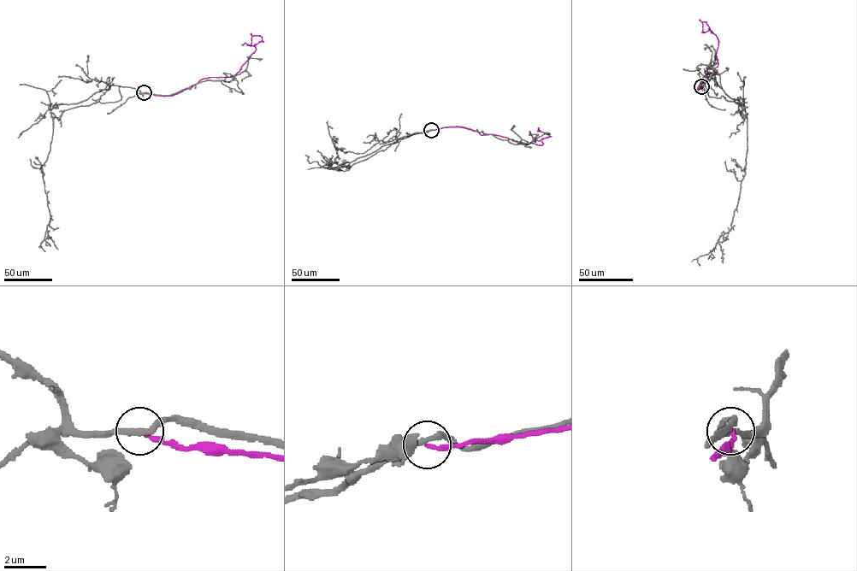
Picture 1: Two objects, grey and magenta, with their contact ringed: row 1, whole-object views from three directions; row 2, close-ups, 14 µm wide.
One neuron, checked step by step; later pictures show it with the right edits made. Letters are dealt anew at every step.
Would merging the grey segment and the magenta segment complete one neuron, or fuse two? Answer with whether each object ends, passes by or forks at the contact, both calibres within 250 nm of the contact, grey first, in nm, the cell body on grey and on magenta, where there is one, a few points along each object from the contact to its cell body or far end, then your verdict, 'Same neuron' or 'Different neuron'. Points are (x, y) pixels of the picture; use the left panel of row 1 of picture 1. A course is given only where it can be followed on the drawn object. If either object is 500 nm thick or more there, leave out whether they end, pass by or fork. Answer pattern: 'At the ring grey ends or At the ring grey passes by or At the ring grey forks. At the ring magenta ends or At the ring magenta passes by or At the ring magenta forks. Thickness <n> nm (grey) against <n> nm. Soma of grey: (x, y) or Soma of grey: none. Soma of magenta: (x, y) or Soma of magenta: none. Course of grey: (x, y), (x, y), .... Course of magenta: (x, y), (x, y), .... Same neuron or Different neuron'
At the ring grey passes by. At the ring magenta ends. Thickness 280 nm (grey) against 200 nm. Soma of grey: none. Soma of magenta: none. Course of grey: (144, 92), (111, 85), (77, 103), (52, 106), (50, 150), (42, 166), (50, 219), (40, 243), (44, 251). Course of magenta: (144, 92), (170, 96), (203, 79), (231, 77), (256, 50), (253, 45), (262, 37), (253, 35), (250, 44). Different neuron

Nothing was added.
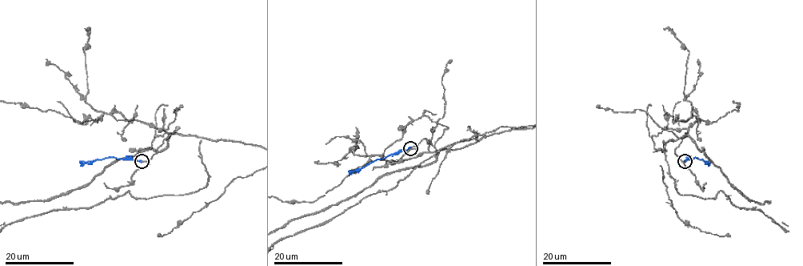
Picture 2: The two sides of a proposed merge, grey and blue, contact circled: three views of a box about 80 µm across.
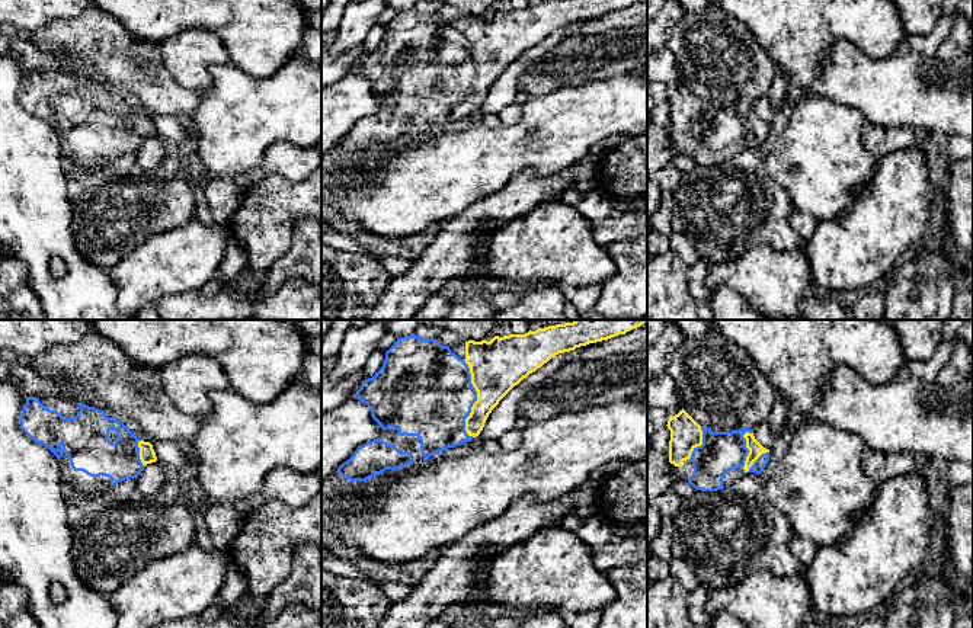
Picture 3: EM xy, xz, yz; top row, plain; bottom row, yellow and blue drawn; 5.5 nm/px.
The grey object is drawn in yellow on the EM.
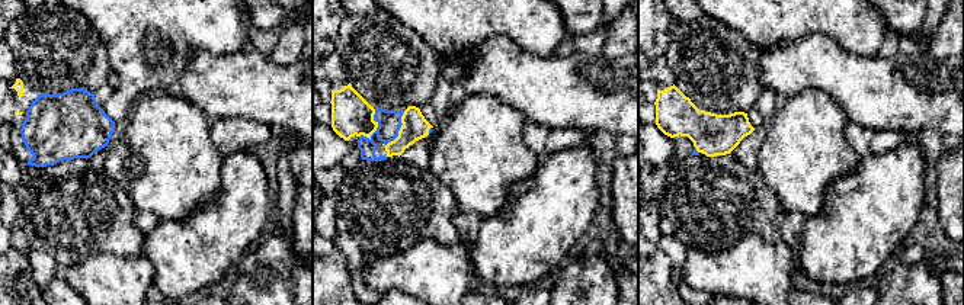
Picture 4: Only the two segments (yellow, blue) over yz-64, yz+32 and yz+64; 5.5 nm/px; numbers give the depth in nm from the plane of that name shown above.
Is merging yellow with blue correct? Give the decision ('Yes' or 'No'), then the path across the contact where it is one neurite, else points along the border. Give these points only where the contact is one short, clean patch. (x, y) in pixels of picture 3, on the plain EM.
Yes

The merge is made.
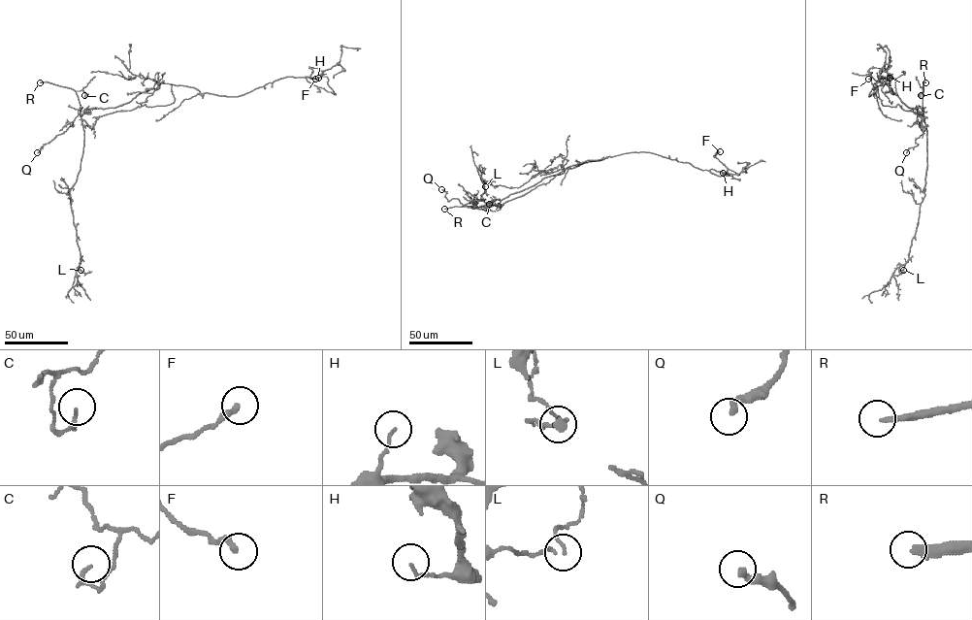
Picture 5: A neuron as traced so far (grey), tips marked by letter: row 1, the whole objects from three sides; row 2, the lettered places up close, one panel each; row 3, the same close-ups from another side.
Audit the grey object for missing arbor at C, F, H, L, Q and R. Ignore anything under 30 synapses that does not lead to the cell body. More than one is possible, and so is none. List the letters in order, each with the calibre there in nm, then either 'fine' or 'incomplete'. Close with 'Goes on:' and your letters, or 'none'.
C: 120 nm | fine
F: 260 nm | fine
H: 110 nm | fine
L: 100 nm | fine
Q: 280 nm | fine
R: 260 nm | incomplete
Goes on: R

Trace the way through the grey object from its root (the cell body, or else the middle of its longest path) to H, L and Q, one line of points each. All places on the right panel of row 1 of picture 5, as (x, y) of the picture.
H: (900, 99), (885, 83), (868, 96), (880, 78), (890, 78)
L: (900, 99), (908, 108), (922, 109), (926, 131), (924, 196), (909, 259), (903, 270)
Q: (900, 99), (908, 108), (922, 109), (917, 119), (924, 127), (915, 140), (918, 145), (906, 152)

